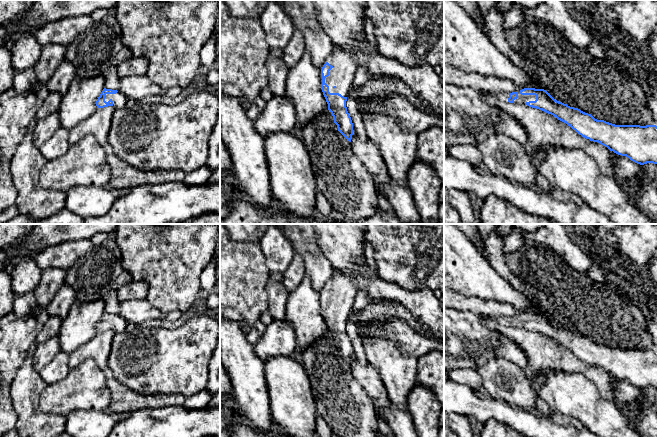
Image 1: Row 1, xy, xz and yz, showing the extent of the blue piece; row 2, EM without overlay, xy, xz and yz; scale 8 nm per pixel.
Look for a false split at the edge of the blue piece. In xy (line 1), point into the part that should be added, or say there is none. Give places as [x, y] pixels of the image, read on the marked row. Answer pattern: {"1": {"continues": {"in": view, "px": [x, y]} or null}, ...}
{"1": {"continues": {"in": "xy", "px": [119, 99]}}}

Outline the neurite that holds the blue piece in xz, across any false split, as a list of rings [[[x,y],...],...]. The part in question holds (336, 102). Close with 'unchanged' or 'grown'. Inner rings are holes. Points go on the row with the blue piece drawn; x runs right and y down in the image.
[[[334,47],[331,56],[321,69],[322,92],[333,116],[338,131],[351,142],[353,123],[347,111],[346,101],[352,90],[352,82],[357,69],[353,51]]] | grown

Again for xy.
[[[104,88],[96,101],[97,108],[113,106],[122,108],[126,106],[128,98],[121,91]]] | grown

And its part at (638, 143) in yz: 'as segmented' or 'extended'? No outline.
extended

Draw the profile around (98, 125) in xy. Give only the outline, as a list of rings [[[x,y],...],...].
[[[113,106],[97,108],[90,117],[70,129],[68,140],[70,146],[90,134],[102,145],[106,154],[113,154],[113,147],[108,142],[108,134],[114,110]]]

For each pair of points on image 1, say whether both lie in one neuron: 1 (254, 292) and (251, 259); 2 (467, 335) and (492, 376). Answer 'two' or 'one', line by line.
1: one
2: two

